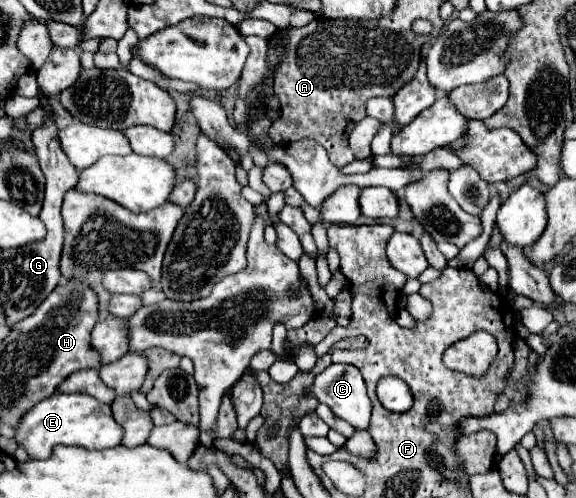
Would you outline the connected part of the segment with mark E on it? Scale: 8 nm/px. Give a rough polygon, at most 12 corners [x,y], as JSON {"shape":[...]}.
{"shape":[[54,393],[16,429],[32,459],[56,445],[118,447],[106,403]]}

